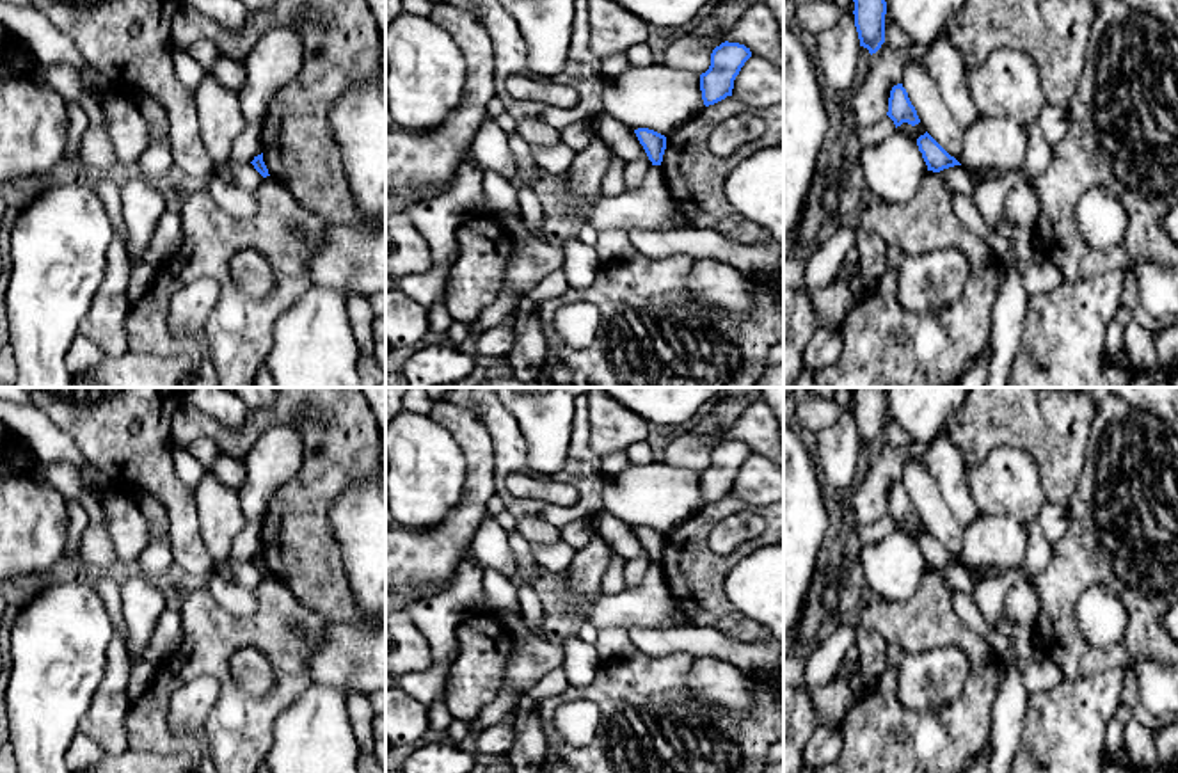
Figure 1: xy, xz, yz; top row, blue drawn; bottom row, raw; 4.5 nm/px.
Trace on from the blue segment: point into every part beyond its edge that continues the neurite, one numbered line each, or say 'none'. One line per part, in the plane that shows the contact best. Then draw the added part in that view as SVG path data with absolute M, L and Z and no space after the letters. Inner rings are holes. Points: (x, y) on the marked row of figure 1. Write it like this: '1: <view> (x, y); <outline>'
none

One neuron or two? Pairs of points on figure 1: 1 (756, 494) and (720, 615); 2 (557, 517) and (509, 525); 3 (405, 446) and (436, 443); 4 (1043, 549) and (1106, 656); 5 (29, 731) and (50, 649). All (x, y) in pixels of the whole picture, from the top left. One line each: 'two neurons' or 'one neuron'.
1: two neurons
2: two neurons
3: one neuron
4: two neurons
5: one neuron

